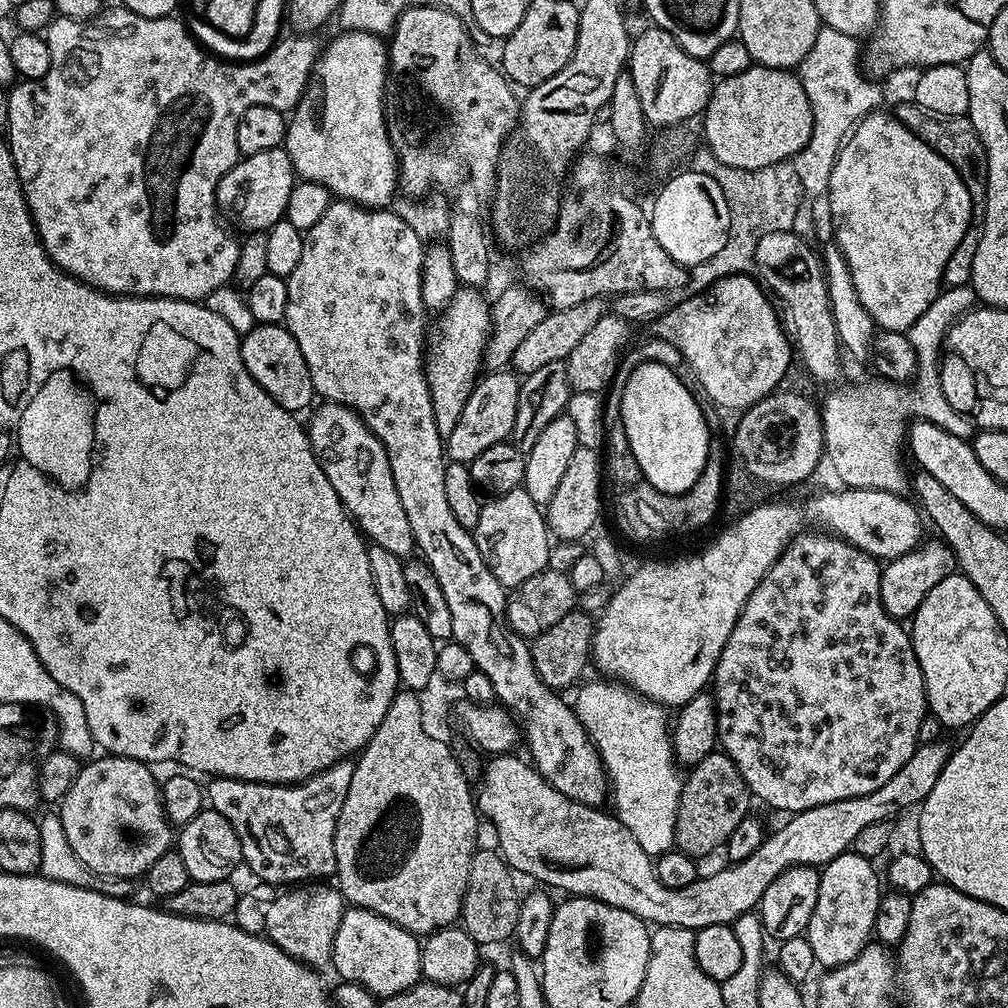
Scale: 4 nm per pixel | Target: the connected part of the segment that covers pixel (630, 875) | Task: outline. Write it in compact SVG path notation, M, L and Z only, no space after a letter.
M944 742L935 744L917 743L914 754L906 761L906 766L886 782L886 786L878 786L870 794L862 794L858 798L846 798L838 802L826 802L822 806L807 808L801 812L789 815L788 820L777 832L769 831L765 835L762 846L737 864L729 863L728 868L720 868L709 876L701 875L690 886L671 888L662 886L656 877L656 865L653 857L638 846L638 838L622 826L622 822L611 811L604 812L603 807L591 808L582 802L574 802L566 798L566 794L558 794L554 786L546 783L540 773L527 759L519 760L516 754L492 756L489 764L484 768L484 777L480 780L480 788L475 793L474 799L478 805L478 812L492 823L496 831L498 851L504 857L508 867L513 873L529 872L536 880L541 880L549 889L561 888L568 892L569 897L589 896L591 900L601 900L610 906L618 906L630 914L634 914L652 926L666 928L687 928L695 930L706 926L718 926L719 924L732 924L740 915L751 913L759 905L762 894L766 894L766 886L782 874L782 870L810 864L823 866L831 862L836 856L851 849L854 838L865 828L874 822L888 822L899 812L907 808L915 809L923 804L925 798L934 790L934 782L938 782L938 774L946 766L950 748Z

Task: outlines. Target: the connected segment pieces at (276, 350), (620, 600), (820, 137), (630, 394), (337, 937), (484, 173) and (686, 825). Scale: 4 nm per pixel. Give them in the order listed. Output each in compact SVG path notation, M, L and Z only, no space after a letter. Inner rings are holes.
M283 323L257 324L250 329L240 342L242 362L246 362L246 370L288 412L300 414L300 411L314 400L310 370L306 366L306 358L302 358L302 350L298 350L298 342L289 334Z
M841 487L839 491L820 492L801 504L753 506L739 518L733 519L733 524L701 552L684 556L681 560L641 563L639 570L627 577L622 583L624 585L609 598L600 620L598 616L595 621L590 653L594 664L604 671L601 673L605 677L627 684L655 704L679 709L680 705L690 702L690 698L709 687L716 675L716 663L726 646L726 638L730 638L730 630L734 630L750 594L754 594L758 582L762 582L770 566L774 566L795 536L805 530L823 530L853 544L867 556L875 556L880 562L897 560L899 556L913 552L925 539L921 509L911 499L904 500L908 498L901 493L846 487Z
M821 27L818 38L814 38L814 46L810 46L810 54L798 65L798 75L802 86L806 90L806 98L810 98L810 106L814 114L814 127L810 134L810 142L790 161L790 170L796 174L794 178L799 191L805 197L820 198L826 192L826 175L830 170L834 170L834 162L840 153L840 147L844 145L853 128L860 121L872 112L881 107L880 88L875 79L869 78L862 71L862 44L855 36L841 34L839 30Z
M652 360L649 364L640 364L629 371L626 390L620 394L620 413L622 426L626 426L626 438L630 442L630 450L634 450L634 458L640 467L640 475L647 484L662 494L682 495L690 490L708 460L708 424L704 421L704 412L695 400L693 389L684 384L681 373L667 368L664 364Z
M348 906L334 935L330 964L332 968L336 967L341 981L361 984L377 998L393 996L421 983L420 945L421 941L413 932L402 930L402 926L365 908Z
M418 5L413 8L408 8L406 11L401 13L396 20L396 24L393 26L390 39L387 41L386 47L388 49L388 70L391 73L389 84L386 88L386 99L385 99L385 124L388 130L388 137L391 140L392 148L396 152L397 157L397 169L398 169L398 186L403 195L407 197L415 197L422 191L425 191L426 186L430 186L436 183L436 186L442 186L438 184L454 184L458 180L464 179L466 176L470 176L476 180L488 180L488 182L495 181L496 178L496 165L500 162L500 150L504 146L505 140L512 135L514 129L517 127L520 114L522 111L521 101L516 100L516 96L513 85L510 83L507 76L504 75L503 71L499 67L496 68L492 64L487 64L484 60L479 60L476 56L468 56L468 48L464 43L467 42L468 36L464 33L465 21L460 19L455 14L448 12L446 9L437 8L434 5ZM422 91L433 100L434 103L440 107L440 112L444 115L444 122L440 130L434 133L432 136L428 136L428 130L426 127L420 124L414 124L414 118L418 110L414 104L416 98L420 97Z
M722 750L712 751L702 762L691 765L692 772L683 777L684 788L680 791L676 815L676 843L679 851L693 858L708 856L727 845L738 822L749 815L750 793L738 766Z

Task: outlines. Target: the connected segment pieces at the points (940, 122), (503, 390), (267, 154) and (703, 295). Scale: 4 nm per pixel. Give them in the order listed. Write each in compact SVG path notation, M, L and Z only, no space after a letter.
M905 98L894 109L894 115L898 122L902 122L914 135L926 141L935 152L942 154L942 158L946 158L946 162L950 162L950 166L954 166L954 170L958 170L962 182L966 182L966 190L970 190L972 219L976 222L983 221L984 203L988 197L988 155L968 115L934 114L930 110L922 110L922 106L918 106L911 98Z
M512 370L488 372L477 379L470 398L462 410L462 418L458 418L454 430L450 430L450 434L446 438L446 456L451 463L471 465L472 460L478 458L478 454L482 454L482 450L490 450L490 446L503 444L511 437L514 430L514 418L518 415L518 396L521 383L521 377Z
M281 146L250 154L236 161L236 165L218 182L216 207L245 233L264 232L274 222L285 217L288 198L296 183L296 175L289 154Z
M748 274L724 277L705 291L686 299L670 311L649 323L646 330L652 338L666 344L676 344L679 352L690 364L691 373L699 387L715 405L715 412L725 435L731 436L737 430L743 414L761 399L772 394L785 376L794 352L791 341L783 328L781 319L770 304L771 299L763 287Z

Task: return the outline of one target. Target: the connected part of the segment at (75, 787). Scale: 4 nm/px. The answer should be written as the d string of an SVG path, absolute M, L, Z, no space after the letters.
M125 756L101 757L81 767L59 802L58 813L71 849L89 872L109 880L135 881L158 858L173 851L174 825L164 812L162 788L149 765Z

